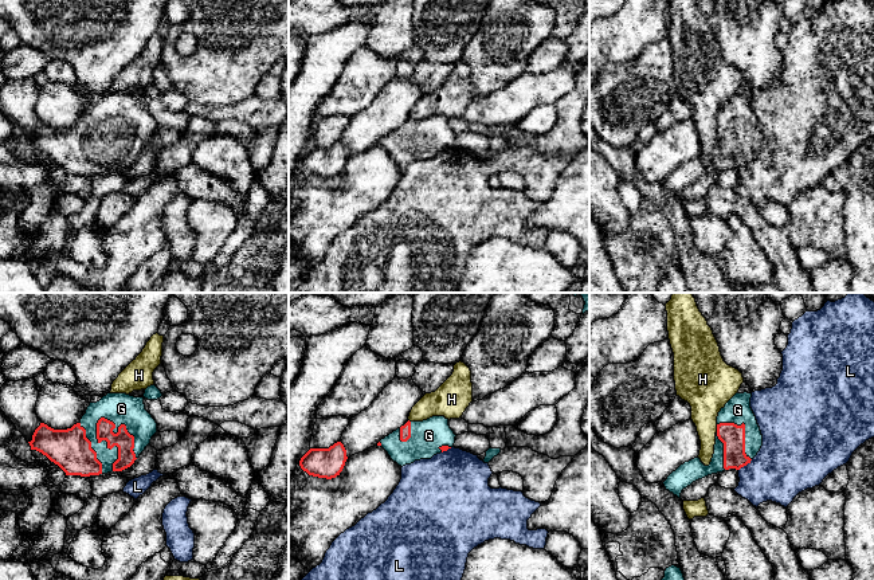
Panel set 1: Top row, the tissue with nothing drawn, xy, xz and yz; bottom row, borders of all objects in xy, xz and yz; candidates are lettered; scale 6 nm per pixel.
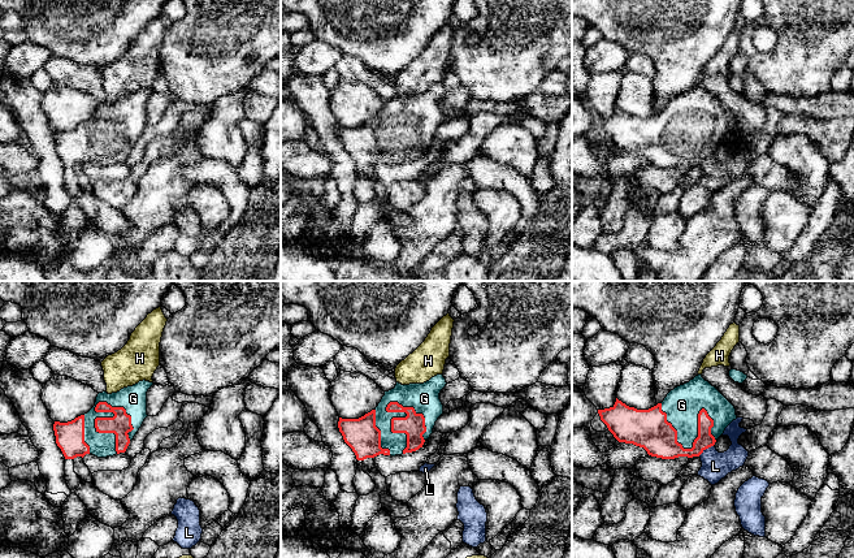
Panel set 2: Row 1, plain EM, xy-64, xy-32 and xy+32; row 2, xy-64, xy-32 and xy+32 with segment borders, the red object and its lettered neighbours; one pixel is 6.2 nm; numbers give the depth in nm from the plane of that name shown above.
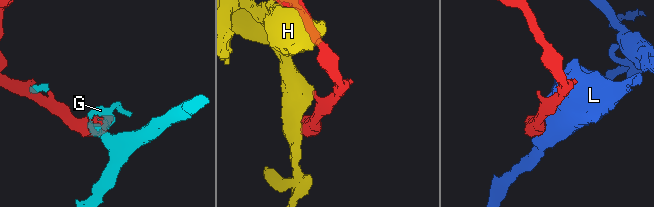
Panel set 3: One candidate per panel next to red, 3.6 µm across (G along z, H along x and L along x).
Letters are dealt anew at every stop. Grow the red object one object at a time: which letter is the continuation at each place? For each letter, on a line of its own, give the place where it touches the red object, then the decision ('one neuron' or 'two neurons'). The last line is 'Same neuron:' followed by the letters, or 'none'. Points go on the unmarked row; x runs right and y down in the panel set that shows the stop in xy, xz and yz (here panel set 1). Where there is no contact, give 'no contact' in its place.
G: meets red in xy at (108, 144); one neuron
H: meets red in yz at (717, 128); two neurons
L: meets red in yz at (745, 164); two neurons
Same neuron: G

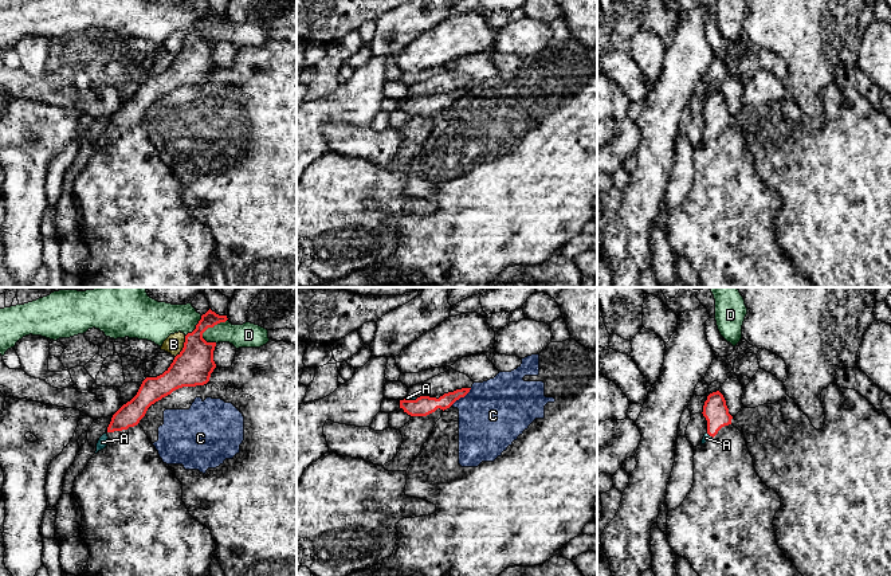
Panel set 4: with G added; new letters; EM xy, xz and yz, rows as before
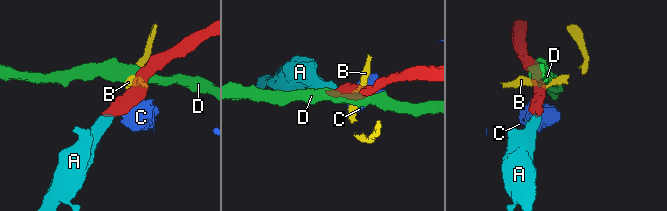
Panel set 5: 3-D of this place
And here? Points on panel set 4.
A: meets red in xz at (411, 100); one neuron
B: meets red in xy at (184, 46); two neurons
C: meets red in xz at (460, 96); two neurons
D: meets red in xy at (212, 26); two neurons
Same neuron: A

